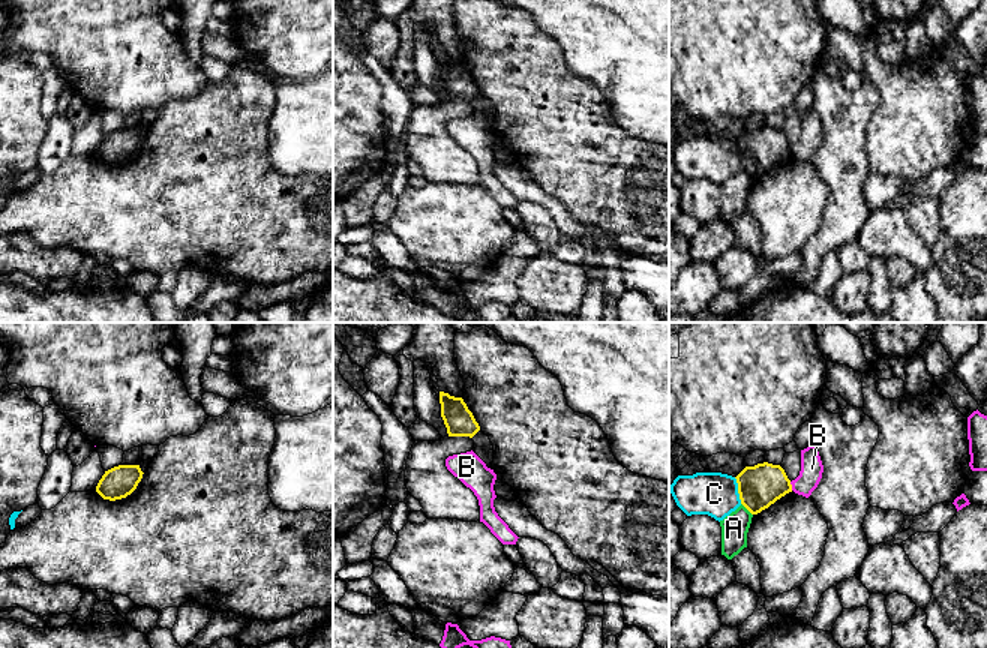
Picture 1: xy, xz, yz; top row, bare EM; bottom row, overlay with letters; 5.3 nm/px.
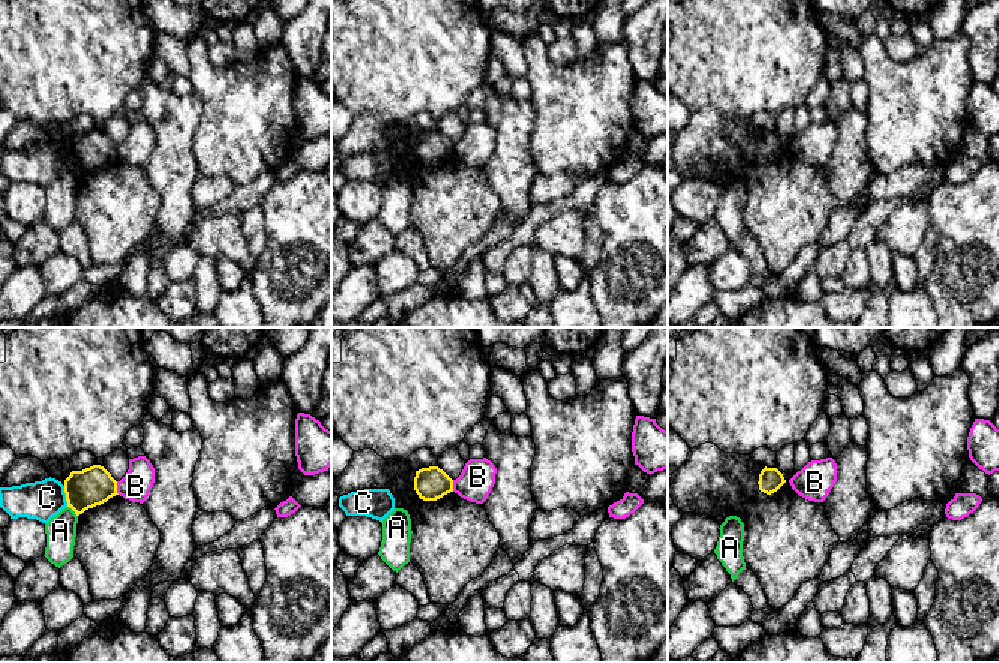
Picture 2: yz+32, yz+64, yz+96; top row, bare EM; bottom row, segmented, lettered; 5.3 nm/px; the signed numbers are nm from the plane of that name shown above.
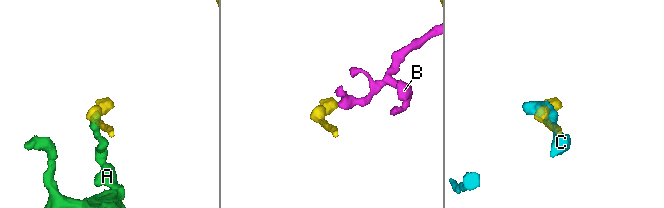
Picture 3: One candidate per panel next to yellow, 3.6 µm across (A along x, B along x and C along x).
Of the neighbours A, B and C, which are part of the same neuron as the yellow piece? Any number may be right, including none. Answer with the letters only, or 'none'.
none

